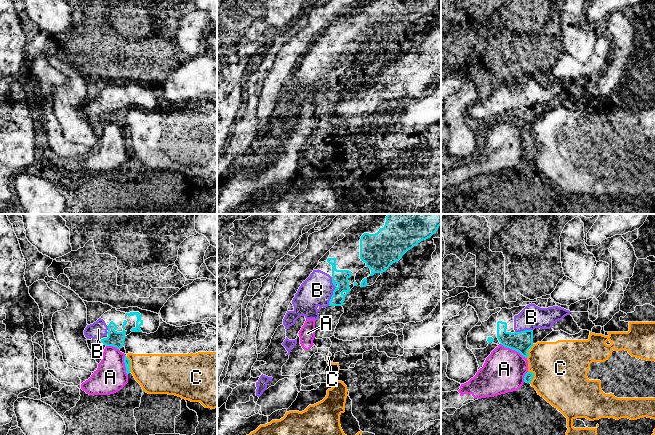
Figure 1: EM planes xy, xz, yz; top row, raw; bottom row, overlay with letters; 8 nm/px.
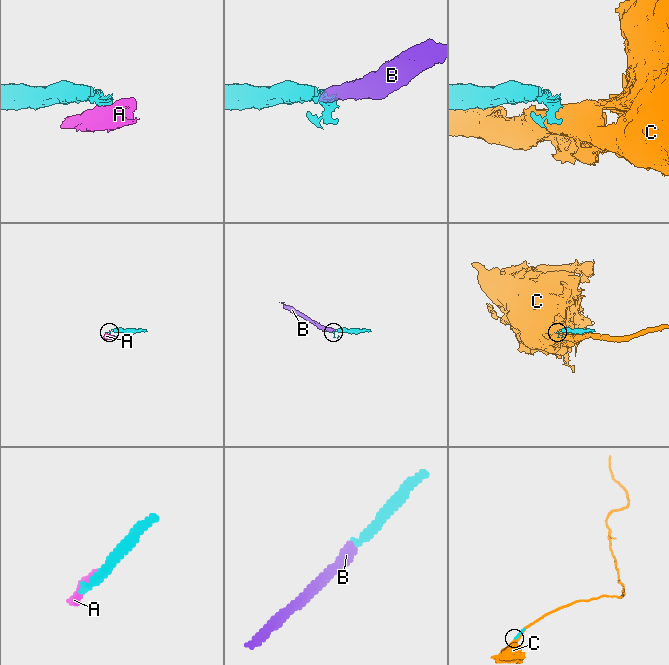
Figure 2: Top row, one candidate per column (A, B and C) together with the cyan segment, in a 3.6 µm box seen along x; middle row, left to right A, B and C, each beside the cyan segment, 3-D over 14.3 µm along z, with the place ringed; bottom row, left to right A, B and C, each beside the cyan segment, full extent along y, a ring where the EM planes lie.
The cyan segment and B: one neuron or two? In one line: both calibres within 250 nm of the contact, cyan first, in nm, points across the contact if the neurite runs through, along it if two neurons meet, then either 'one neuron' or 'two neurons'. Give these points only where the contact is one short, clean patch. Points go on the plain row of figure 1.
120 nm thick on the cyan side, 260 nm on the other; runs through xz (340, 53), (340, 62), (333, 67), (317, 66); one neuron

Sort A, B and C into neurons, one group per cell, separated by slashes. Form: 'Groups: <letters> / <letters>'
Groups: A / B / C

